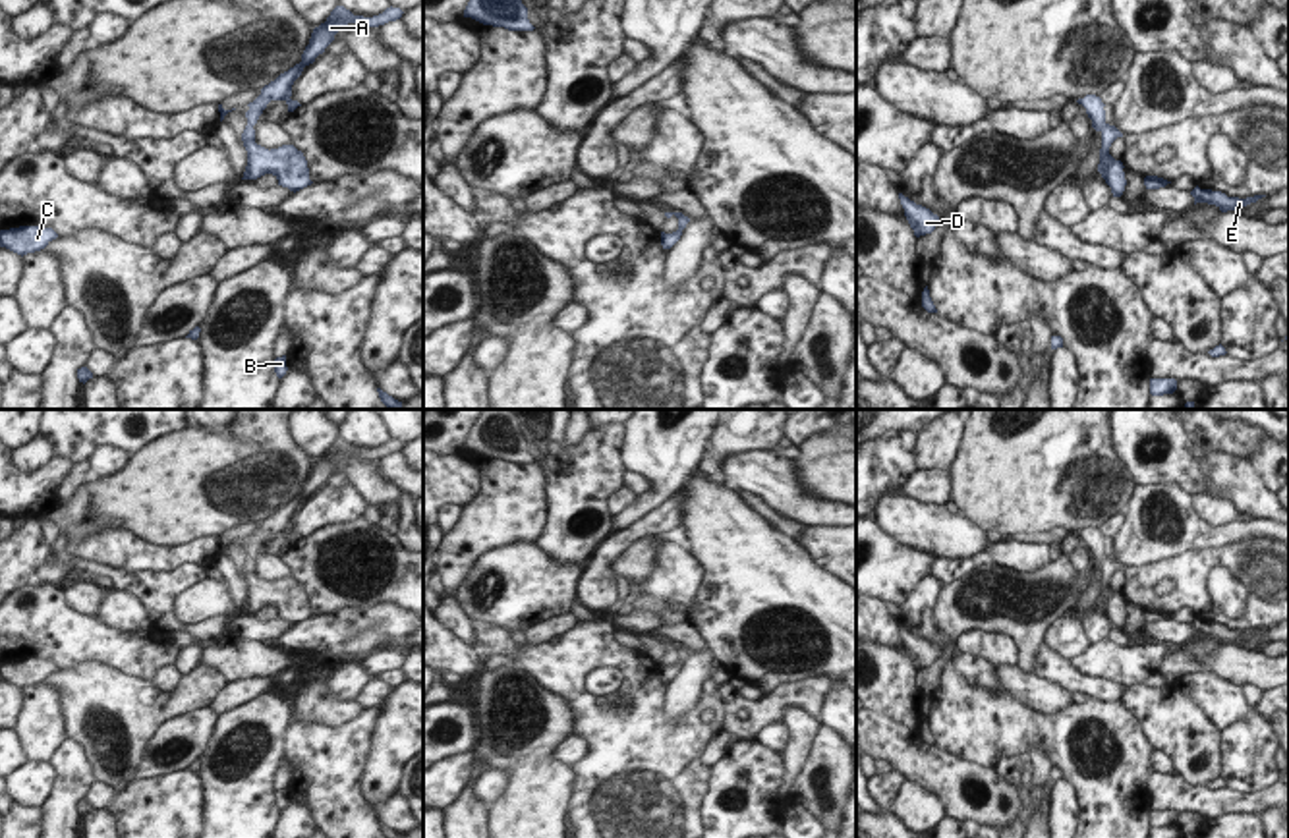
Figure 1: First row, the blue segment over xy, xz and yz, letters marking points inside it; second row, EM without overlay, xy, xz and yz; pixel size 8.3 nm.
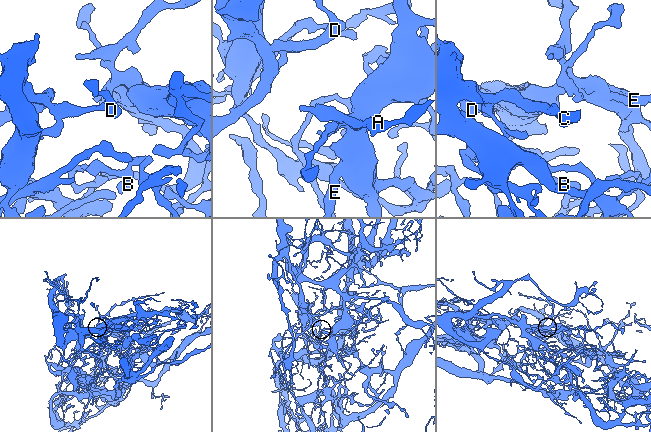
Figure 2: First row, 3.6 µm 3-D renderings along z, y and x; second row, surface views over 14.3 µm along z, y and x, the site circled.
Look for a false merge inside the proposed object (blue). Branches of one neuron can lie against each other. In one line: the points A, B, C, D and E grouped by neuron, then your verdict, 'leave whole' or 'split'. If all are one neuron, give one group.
A B C D E | leave whole

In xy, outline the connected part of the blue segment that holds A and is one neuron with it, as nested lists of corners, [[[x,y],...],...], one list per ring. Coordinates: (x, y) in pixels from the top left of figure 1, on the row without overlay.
[[[336,438],[327,454],[313,461],[309,477],[301,487],[301,494],[265,517],[261,527],[247,537],[247,558],[242,566],[242,573],[247,583],[247,599],[242,612],[257,612],[265,606],[272,606],[278,612],[278,618],[288,620],[294,626],[313,616],[309,612],[307,593],[301,583],[298,583],[294,577],[282,577],[271,583],[257,577],[253,558],[271,533],[284,533],[288,537],[288,545],[294,545],[298,539],[301,539],[298,533],[290,531],[294,514],[301,508],[305,498],[313,496],[315,490],[325,485],[342,460],[348,456],[358,456],[359,460],[379,460],[400,452],[402,446],[404,444],[400,440],[390,438],[379,448],[363,450],[354,448],[344,438]]]

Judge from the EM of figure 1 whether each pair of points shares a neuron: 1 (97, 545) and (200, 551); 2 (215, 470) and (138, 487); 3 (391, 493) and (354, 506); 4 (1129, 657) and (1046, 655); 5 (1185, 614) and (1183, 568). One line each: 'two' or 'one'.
1: one
2: one
3: two
4: two
5: two

